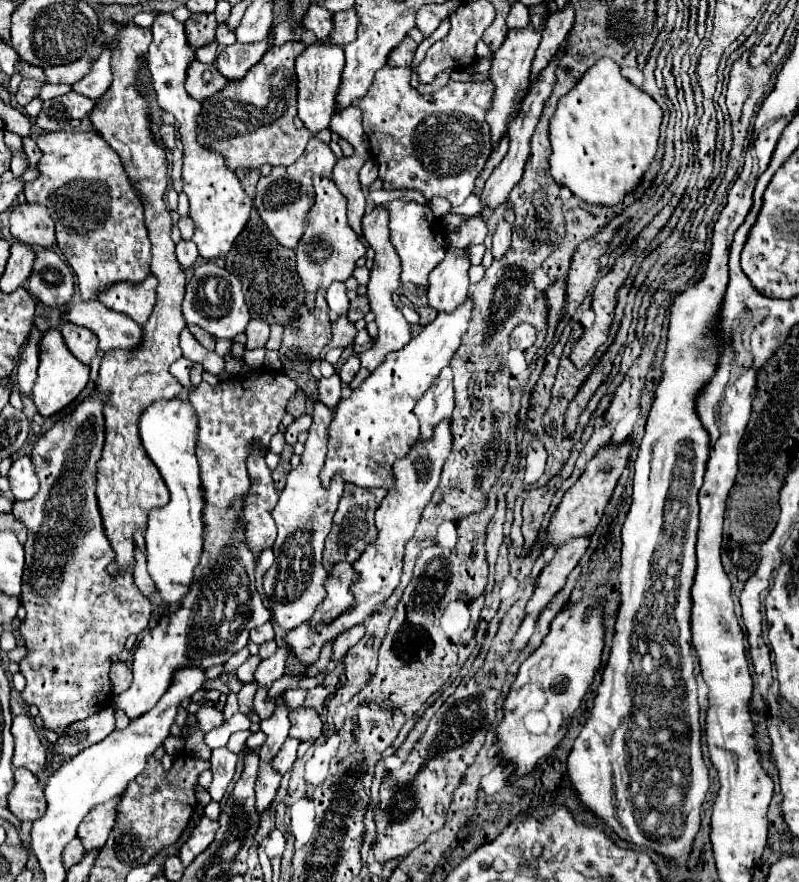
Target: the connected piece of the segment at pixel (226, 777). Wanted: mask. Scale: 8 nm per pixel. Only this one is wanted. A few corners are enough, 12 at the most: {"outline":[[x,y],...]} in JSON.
{"outline":[[213,749],[209,795],[221,801],[235,774],[237,755]]}

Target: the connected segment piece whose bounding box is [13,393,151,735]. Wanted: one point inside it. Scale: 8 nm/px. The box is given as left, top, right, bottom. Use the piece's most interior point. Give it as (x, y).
(77, 616)

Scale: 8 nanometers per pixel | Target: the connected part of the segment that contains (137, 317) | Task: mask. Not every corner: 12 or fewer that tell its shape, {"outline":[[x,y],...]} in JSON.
{"outline":[[155,275],[99,293],[105,307],[143,325],[155,305]]}

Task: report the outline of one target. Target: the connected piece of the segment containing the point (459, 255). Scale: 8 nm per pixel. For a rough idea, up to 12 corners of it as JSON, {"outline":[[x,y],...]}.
{"outline":[[447,249],[429,277],[429,307],[453,313],[467,299],[465,249]]}

